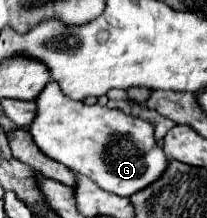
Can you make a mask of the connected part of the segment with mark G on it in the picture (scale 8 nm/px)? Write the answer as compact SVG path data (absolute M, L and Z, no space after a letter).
M50 82L36 100L38 116L30 134L40 150L70 168L76 174L90 176L106 192L132 196L156 182L168 168L168 156L154 138L154 126L142 118L128 116L106 106L88 106L62 94L56 82Z

